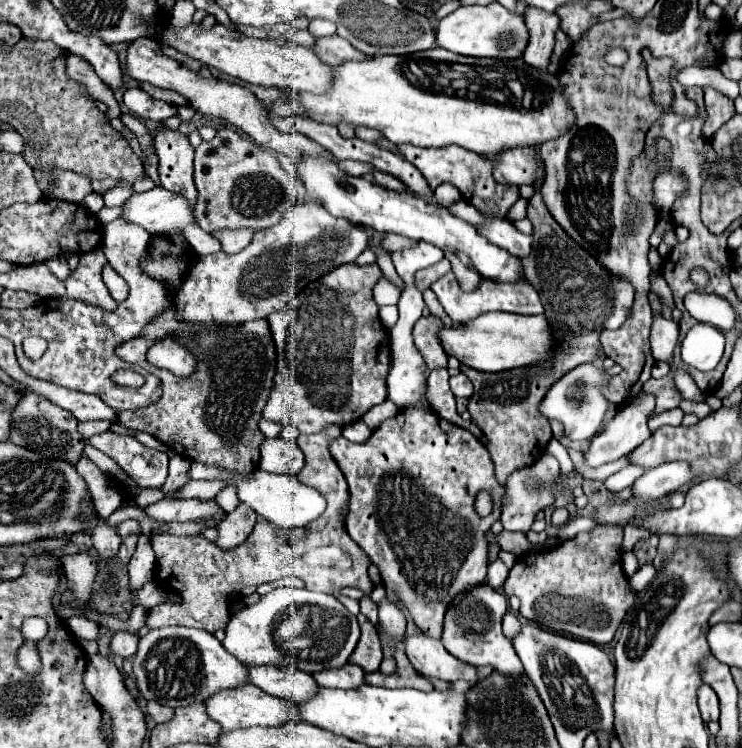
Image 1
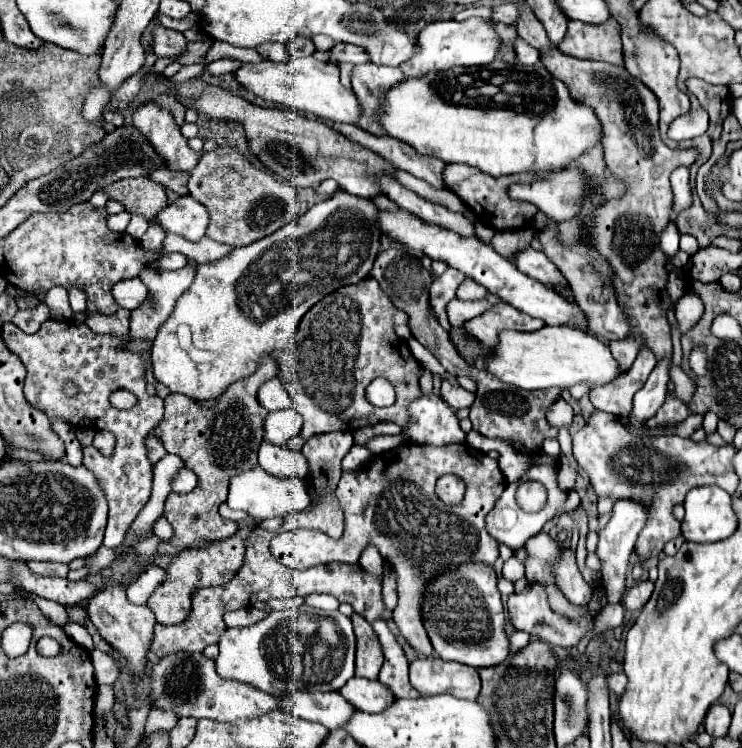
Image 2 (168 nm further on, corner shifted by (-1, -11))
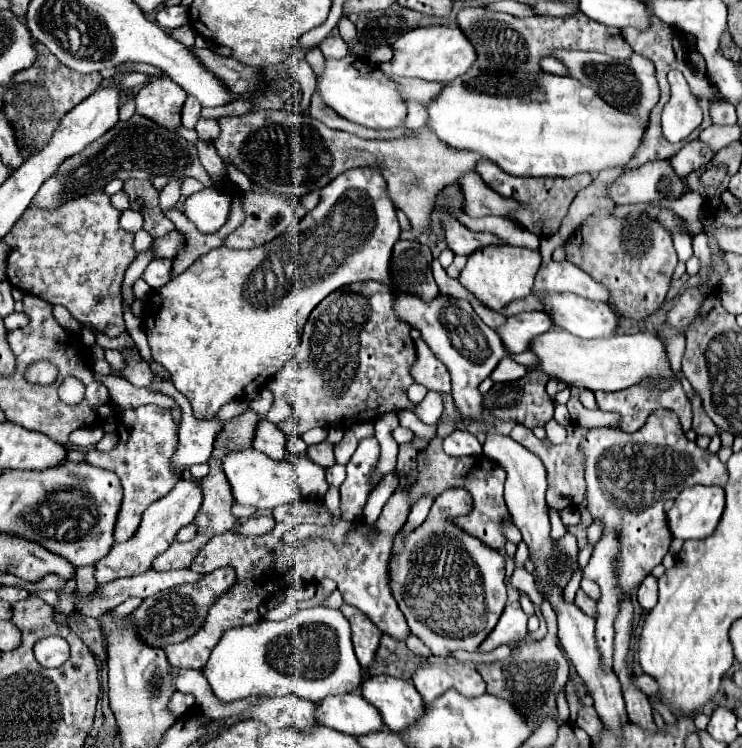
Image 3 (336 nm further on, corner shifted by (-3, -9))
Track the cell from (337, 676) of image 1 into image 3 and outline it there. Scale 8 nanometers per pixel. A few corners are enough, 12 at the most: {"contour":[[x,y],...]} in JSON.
{"contour":[[386,674],[362,682],[362,696],[392,732],[426,712],[412,680]]}

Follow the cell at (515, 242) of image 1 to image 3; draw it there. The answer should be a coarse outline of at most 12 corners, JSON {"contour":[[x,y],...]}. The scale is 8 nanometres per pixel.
{"contour":[[572,262],[540,268],[532,294],[570,292],[608,302],[610,292]]}

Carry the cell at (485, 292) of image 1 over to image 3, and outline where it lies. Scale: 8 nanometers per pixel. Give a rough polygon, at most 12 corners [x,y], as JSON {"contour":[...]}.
{"contour":[[520,312],[500,330],[512,354],[526,352],[532,338],[548,332],[546,312]]}

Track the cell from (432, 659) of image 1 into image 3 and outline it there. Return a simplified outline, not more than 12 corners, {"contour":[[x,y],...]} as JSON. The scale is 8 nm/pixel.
{"contour":[[426,664],[412,682],[426,704],[450,688],[480,696],[486,682],[468,664]]}

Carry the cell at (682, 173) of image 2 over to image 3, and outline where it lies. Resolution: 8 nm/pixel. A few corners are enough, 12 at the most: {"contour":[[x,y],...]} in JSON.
{"contour":[[702,140],[688,142],[672,160],[680,178],[706,166],[714,150]]}

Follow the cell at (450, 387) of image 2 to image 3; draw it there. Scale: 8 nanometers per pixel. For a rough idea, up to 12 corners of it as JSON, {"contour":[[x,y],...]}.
{"contour":[[416,340],[410,374],[428,390],[450,392],[448,368]]}

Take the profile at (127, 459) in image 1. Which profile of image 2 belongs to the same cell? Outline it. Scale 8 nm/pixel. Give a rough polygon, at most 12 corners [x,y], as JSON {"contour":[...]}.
{"contour":[[164,516],[154,524],[154,534],[160,540],[172,538],[172,526]]}

